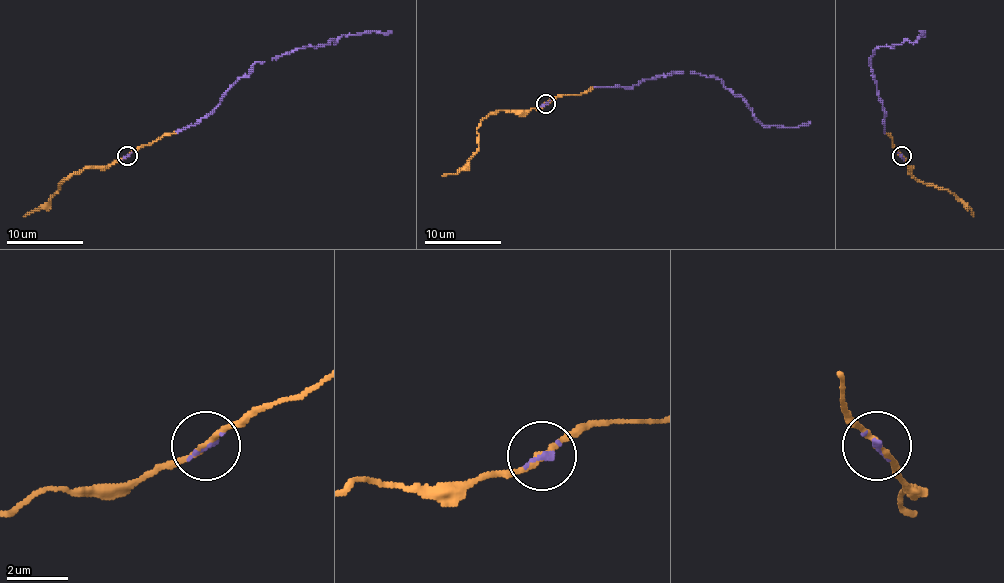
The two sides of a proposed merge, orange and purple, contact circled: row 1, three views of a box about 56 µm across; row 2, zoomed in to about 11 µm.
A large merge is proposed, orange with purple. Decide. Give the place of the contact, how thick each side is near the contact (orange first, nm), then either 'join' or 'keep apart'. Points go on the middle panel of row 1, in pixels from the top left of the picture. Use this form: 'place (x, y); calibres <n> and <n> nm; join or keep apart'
place (545, 104); calibres 180 and 120 nm; join

